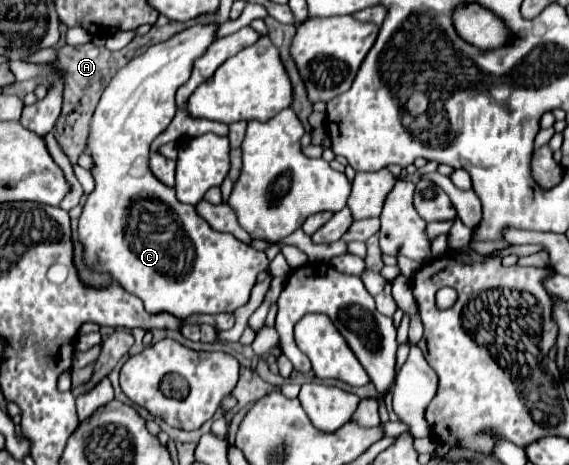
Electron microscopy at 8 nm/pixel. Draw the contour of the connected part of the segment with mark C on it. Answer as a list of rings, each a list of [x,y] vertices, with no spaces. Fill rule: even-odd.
[[[193,25],[131,59],[103,91],[87,137],[87,151],[91,151],[95,161],[91,173],[97,183],[79,219],[79,239],[85,247],[87,263],[97,271],[105,269],[123,289],[137,295],[149,313],[169,313],[179,319],[193,313],[235,313],[235,309],[247,303],[257,273],[269,267],[263,251],[245,245],[231,233],[213,231],[195,213],[193,205],[181,205],[173,189],[161,185],[161,181],[149,173],[149,145],[175,117],[175,93],[189,79],[193,59],[201,57],[215,41],[215,31],[215,25]]]

